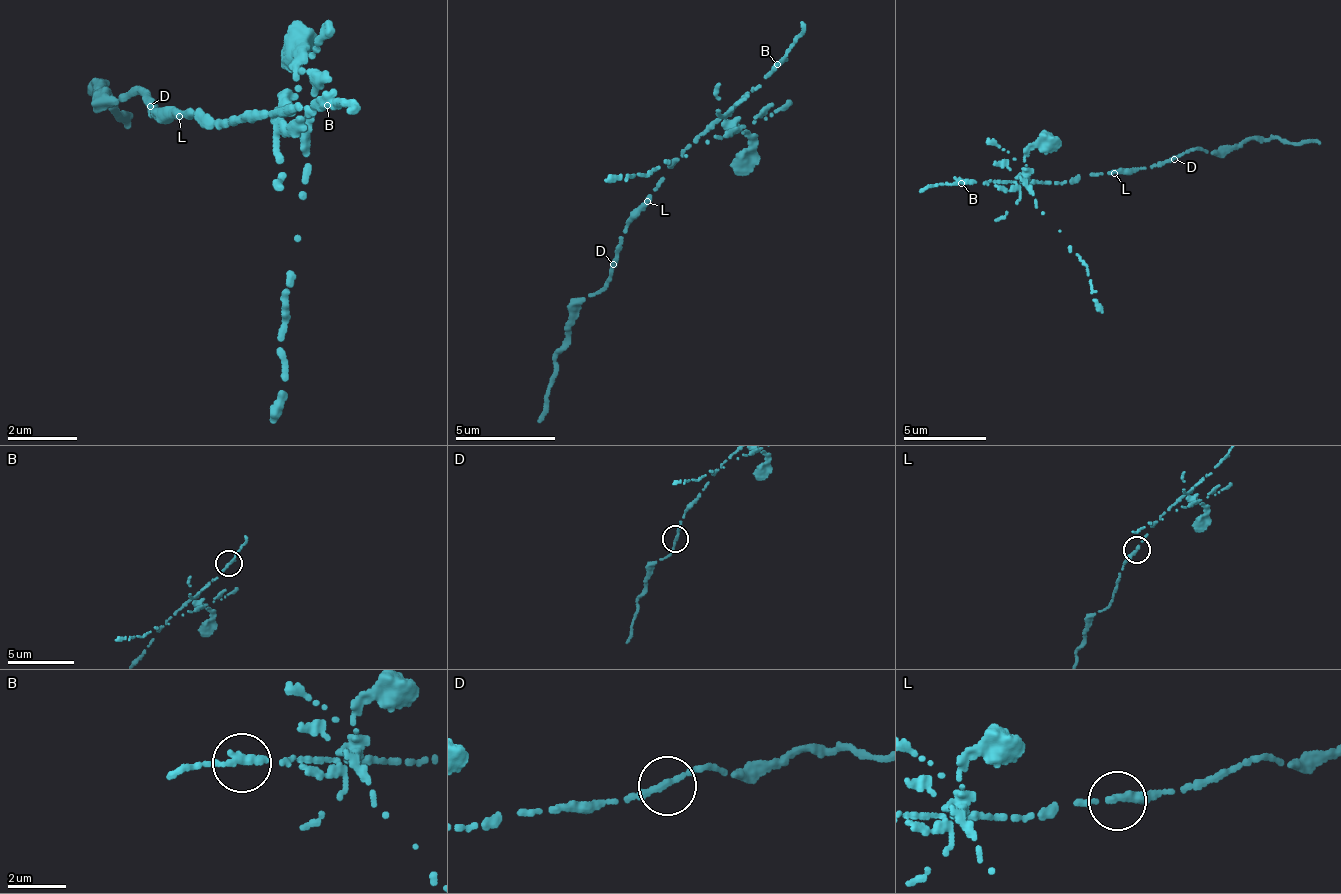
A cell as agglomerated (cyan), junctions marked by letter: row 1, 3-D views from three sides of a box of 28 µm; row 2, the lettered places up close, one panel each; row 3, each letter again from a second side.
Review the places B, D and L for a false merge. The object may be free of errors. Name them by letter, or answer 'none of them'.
B

